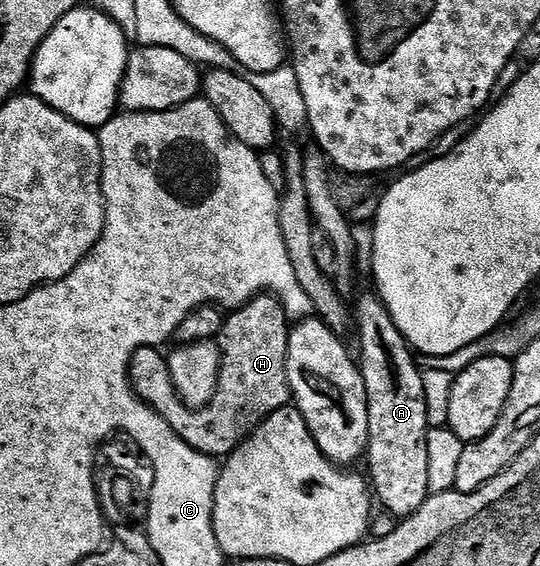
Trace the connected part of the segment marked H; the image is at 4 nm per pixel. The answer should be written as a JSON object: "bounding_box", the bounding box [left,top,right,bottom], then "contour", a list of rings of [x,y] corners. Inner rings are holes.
{"bounding_box":[131,294,293,458],"contour":[[[264,294],[261,296],[255,296],[252,298],[250,302],[244,304],[241,308],[236,308],[234,311],[230,313],[223,321],[223,332],[217,338],[217,343],[220,351],[222,352],[222,364],[220,366],[220,376],[219,376],[219,385],[216,388],[216,393],[213,394],[213,398],[208,402],[205,407],[200,408],[199,410],[190,408],[182,401],[182,398],[178,396],[177,390],[174,388],[171,382],[170,376],[170,366],[168,364],[168,357],[166,355],[161,354],[162,351],[158,347],[154,348],[143,348],[138,349],[133,354],[133,358],[131,359],[131,389],[135,391],[136,396],[139,397],[143,403],[153,409],[154,412],[157,413],[161,418],[165,418],[165,422],[169,422],[169,426],[176,431],[181,439],[184,440],[193,450],[200,452],[203,455],[212,456],[214,458],[226,458],[231,455],[232,452],[235,451],[236,448],[239,447],[240,444],[243,443],[244,440],[247,439],[248,436],[251,435],[252,432],[255,431],[256,428],[259,427],[260,424],[263,423],[264,420],[270,418],[270,416],[276,412],[277,410],[281,410],[282,408],[288,407],[292,403],[293,397],[291,395],[291,387],[289,386],[289,382],[287,381],[287,343],[289,342],[289,338],[291,337],[291,328],[289,327],[289,317],[286,310],[283,309],[283,303],[280,302],[279,297],[272,296],[270,294]]]}

